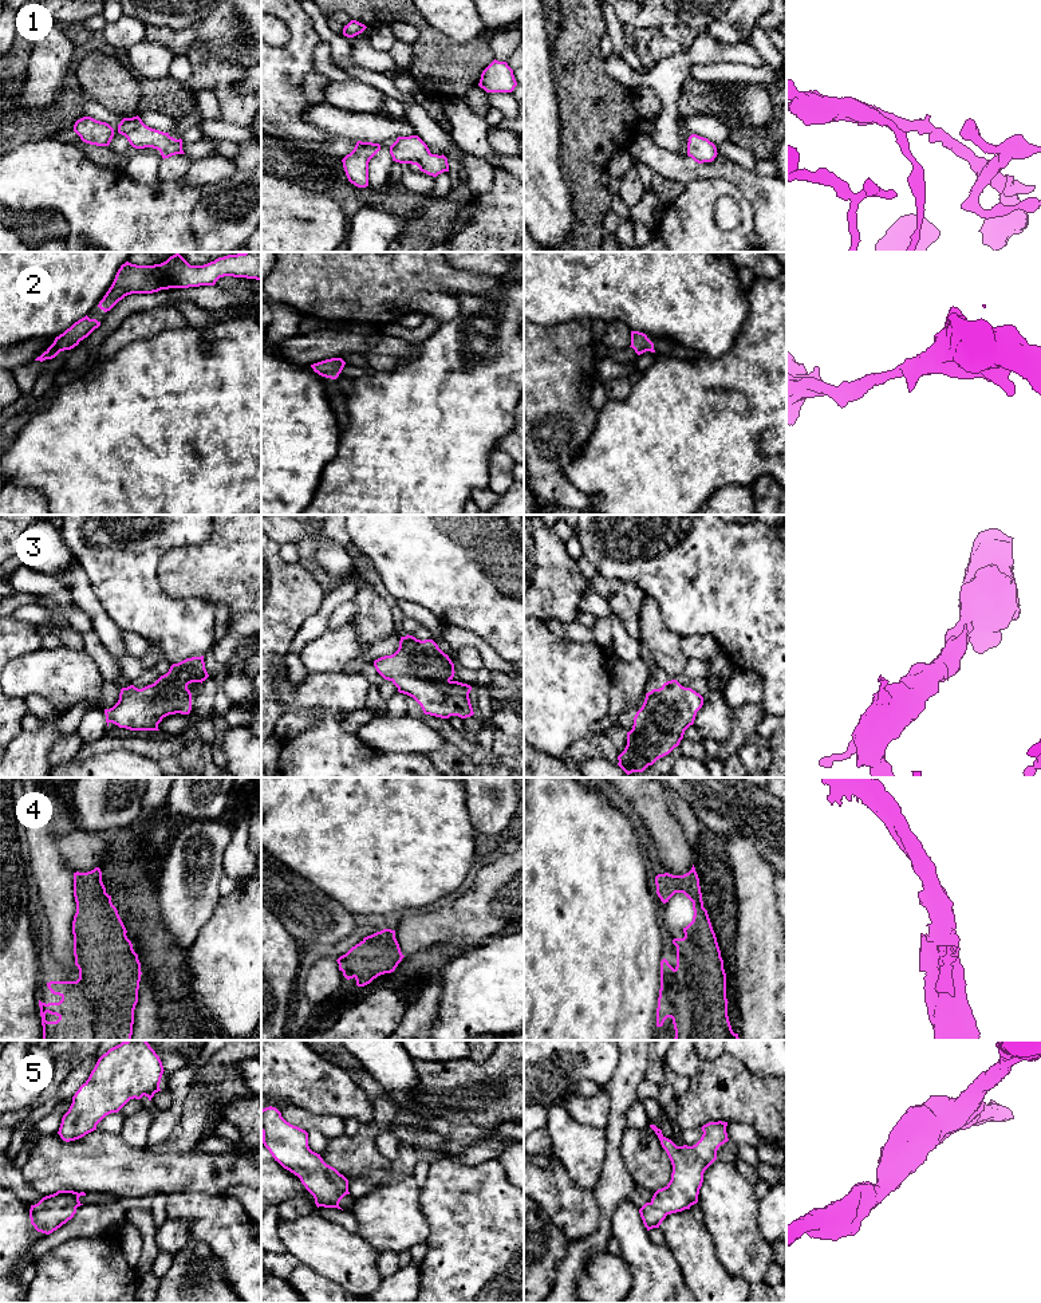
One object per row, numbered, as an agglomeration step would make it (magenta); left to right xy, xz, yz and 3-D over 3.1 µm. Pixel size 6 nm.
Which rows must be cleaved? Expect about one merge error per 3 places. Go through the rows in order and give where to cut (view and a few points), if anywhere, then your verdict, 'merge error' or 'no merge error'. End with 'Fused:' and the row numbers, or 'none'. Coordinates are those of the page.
1: no cut | no merge error
2: no cut | no merge error
3: no cut | no merge error
4: no cut | no merge error
5: no cut | no merge error
Fused: none

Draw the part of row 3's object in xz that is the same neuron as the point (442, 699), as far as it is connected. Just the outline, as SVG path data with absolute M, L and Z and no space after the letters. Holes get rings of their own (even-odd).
M413 635L401 637L398 650L374 661L376 672L391 681L399 693L413 697L425 715L449 719L458 716L466 719L474 715L469 693L472 686L454 681L454 664L433 639L417 639Z

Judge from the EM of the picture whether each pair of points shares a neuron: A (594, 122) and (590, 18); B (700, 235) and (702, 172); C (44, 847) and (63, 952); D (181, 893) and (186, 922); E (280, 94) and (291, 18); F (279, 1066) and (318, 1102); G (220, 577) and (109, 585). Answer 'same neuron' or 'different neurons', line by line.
A: same neuron
B: different neurons
C: same neuron
D: same neuron
E: same neuron
F: same neuron
G: different neurons

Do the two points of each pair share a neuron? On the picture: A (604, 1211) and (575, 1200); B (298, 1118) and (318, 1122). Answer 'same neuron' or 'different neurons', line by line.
A: different neurons
B: same neuron

